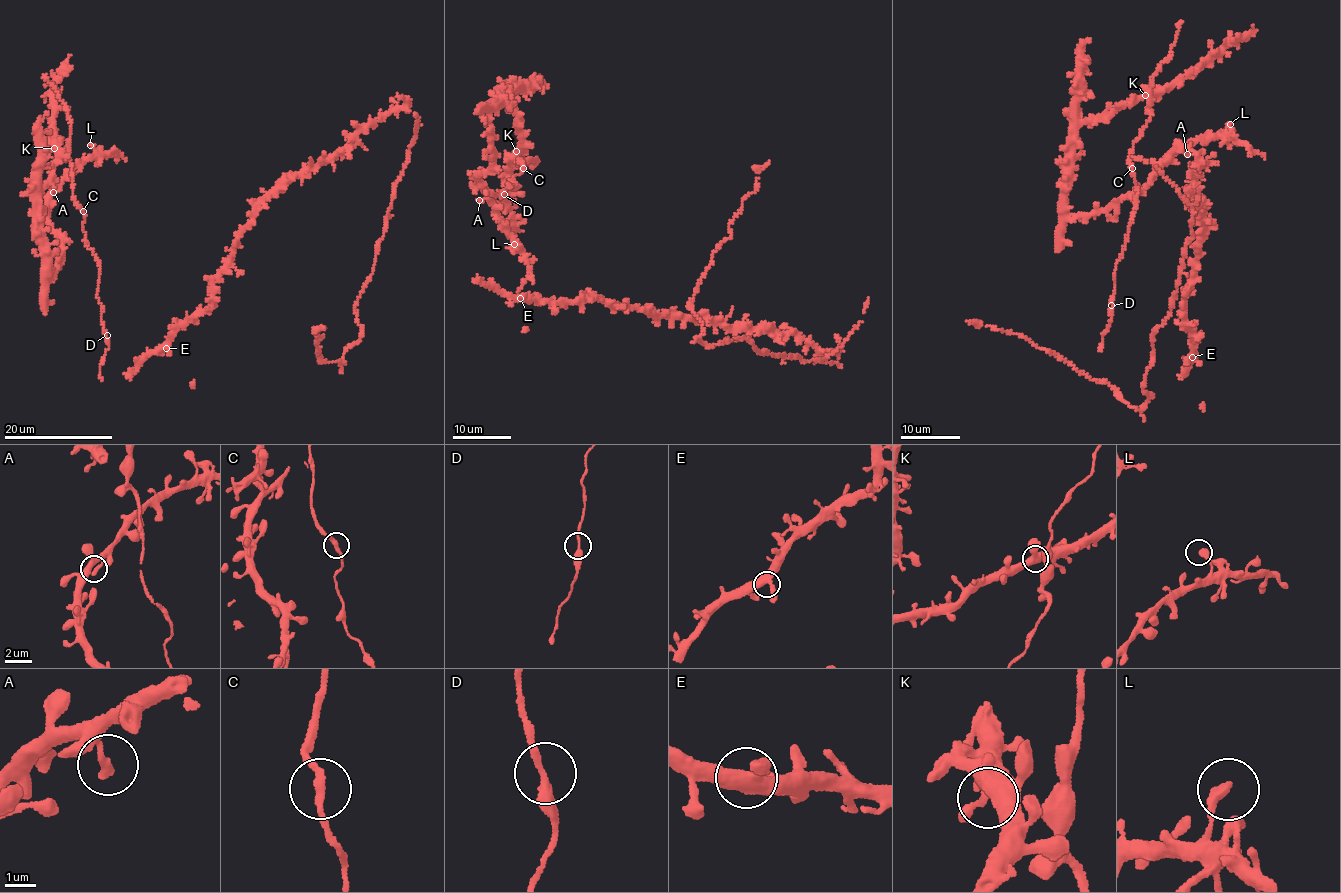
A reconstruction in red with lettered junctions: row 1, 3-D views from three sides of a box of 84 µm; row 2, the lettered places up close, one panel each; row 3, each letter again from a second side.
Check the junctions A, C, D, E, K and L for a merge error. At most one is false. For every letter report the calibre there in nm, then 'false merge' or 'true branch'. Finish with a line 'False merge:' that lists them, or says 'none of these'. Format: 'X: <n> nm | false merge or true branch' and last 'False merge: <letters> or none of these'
A: 320 nm | true branch
C: 240 nm | true branch
D: 280 nm | true branch
E: 420 nm | true branch
K: 440 nm | true branch
L: 400 nm | true branch
False merge: none of these

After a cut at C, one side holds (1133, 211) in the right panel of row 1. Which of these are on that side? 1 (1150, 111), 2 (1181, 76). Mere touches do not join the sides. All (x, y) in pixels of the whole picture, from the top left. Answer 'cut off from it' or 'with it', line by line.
1: cut off from it
2: with it

